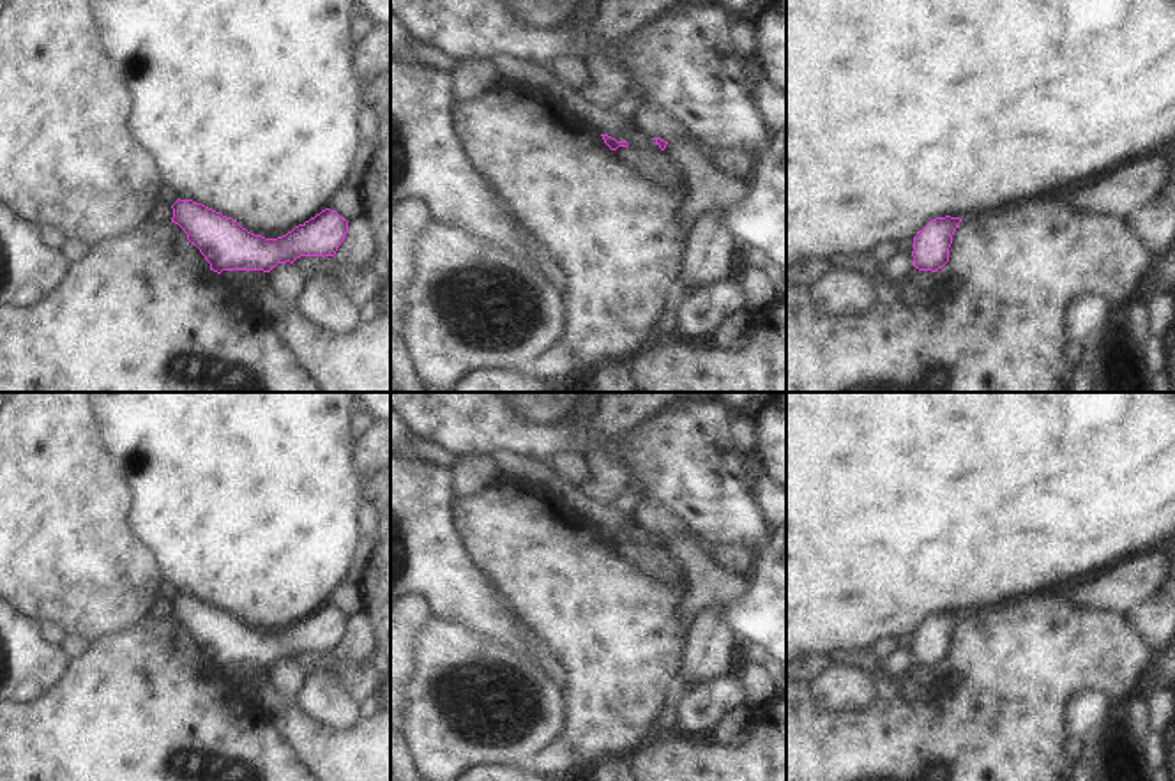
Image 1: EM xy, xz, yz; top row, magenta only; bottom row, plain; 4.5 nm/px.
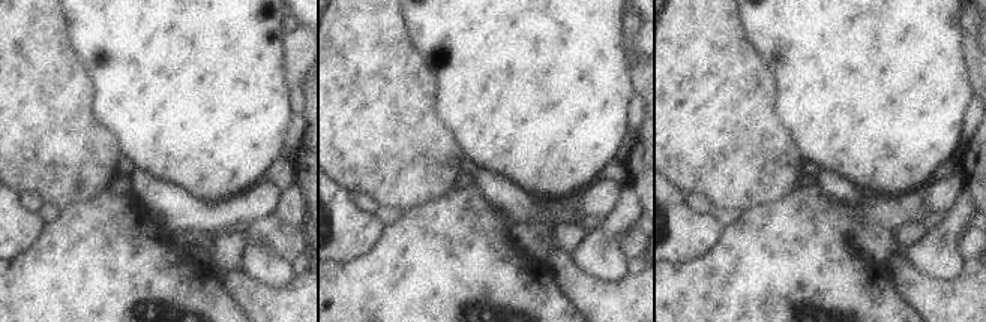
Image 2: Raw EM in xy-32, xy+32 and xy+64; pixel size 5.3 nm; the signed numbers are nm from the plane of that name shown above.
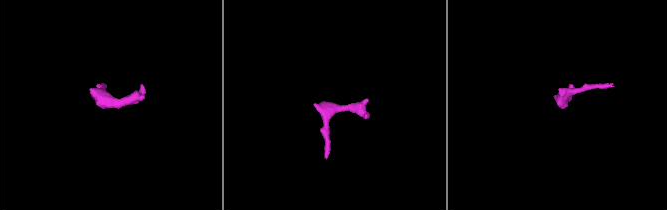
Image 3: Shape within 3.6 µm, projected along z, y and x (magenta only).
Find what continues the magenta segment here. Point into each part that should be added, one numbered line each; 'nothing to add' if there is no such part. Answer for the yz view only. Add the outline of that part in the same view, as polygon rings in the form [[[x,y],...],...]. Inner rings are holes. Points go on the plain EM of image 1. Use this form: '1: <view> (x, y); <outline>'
nothing to add

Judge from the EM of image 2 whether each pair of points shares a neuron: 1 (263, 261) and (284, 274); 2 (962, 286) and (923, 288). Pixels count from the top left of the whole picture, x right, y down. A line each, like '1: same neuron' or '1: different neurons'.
1: same neuron
2: same neuron

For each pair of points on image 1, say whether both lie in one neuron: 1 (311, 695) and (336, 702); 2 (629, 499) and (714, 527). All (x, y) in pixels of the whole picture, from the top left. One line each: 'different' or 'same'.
1: same
2: different

